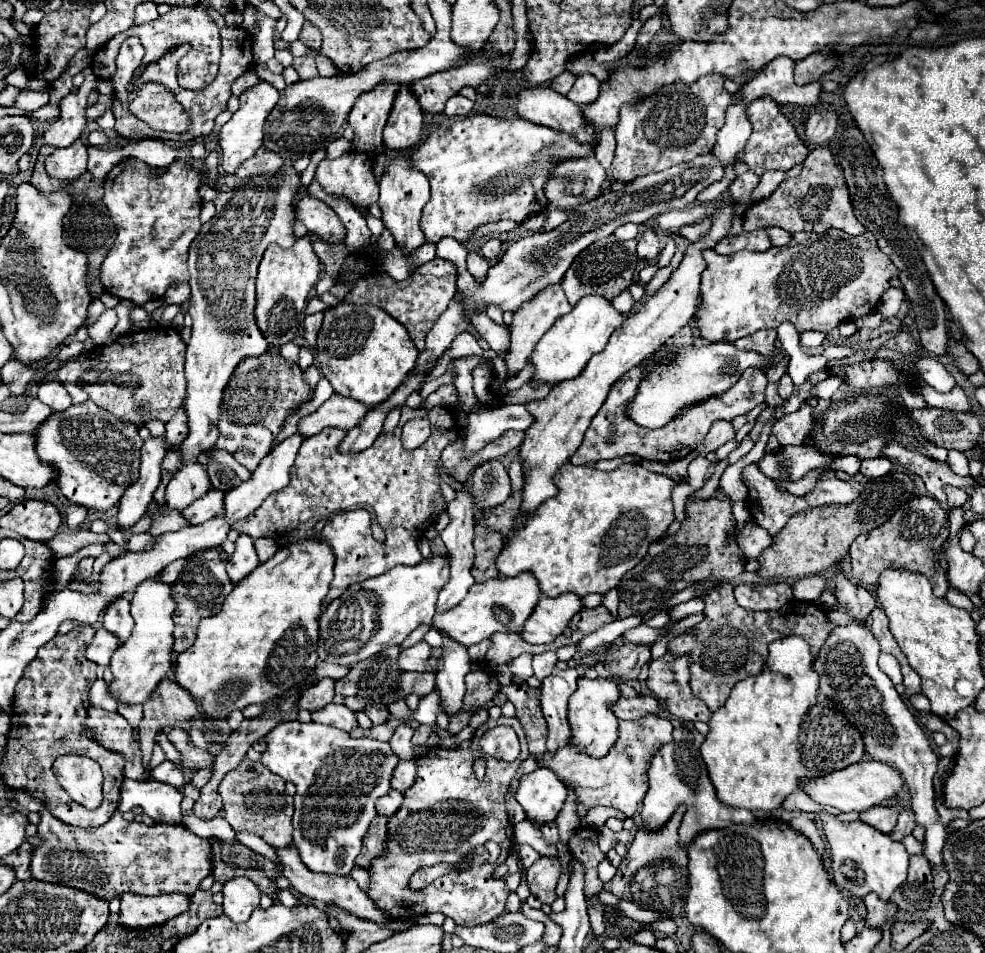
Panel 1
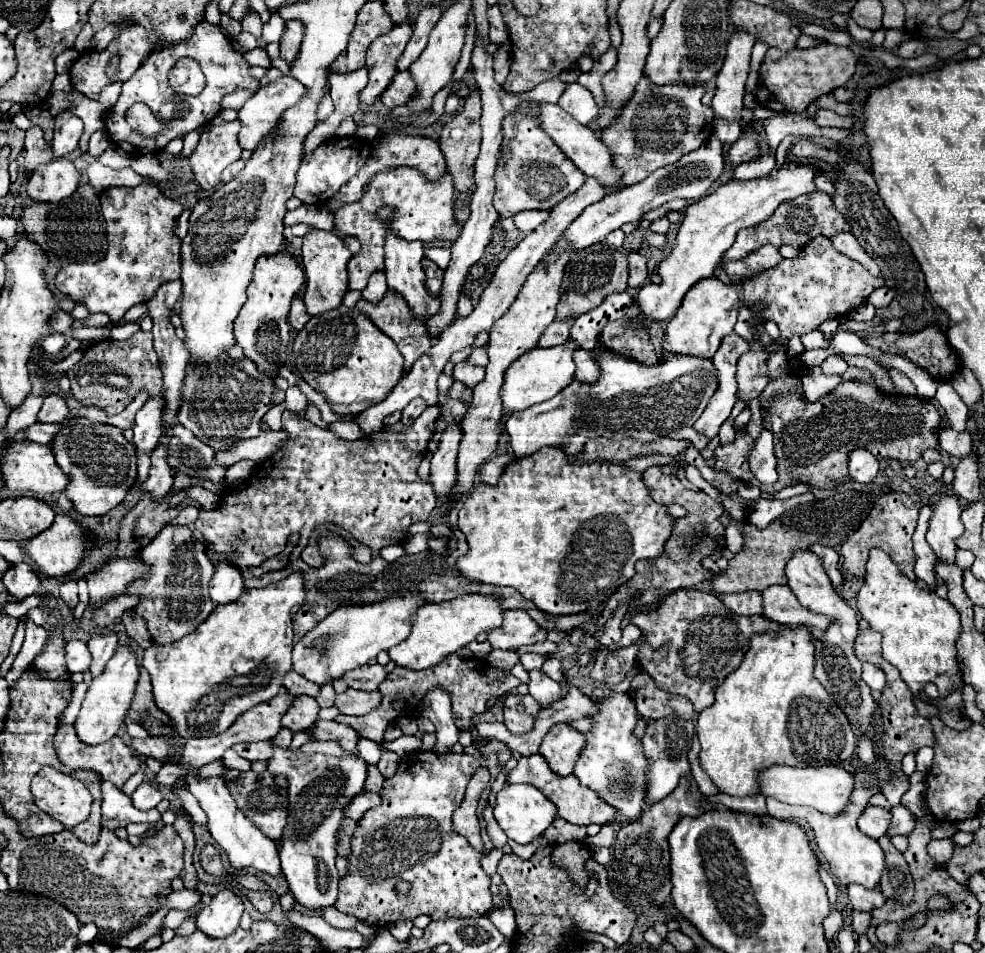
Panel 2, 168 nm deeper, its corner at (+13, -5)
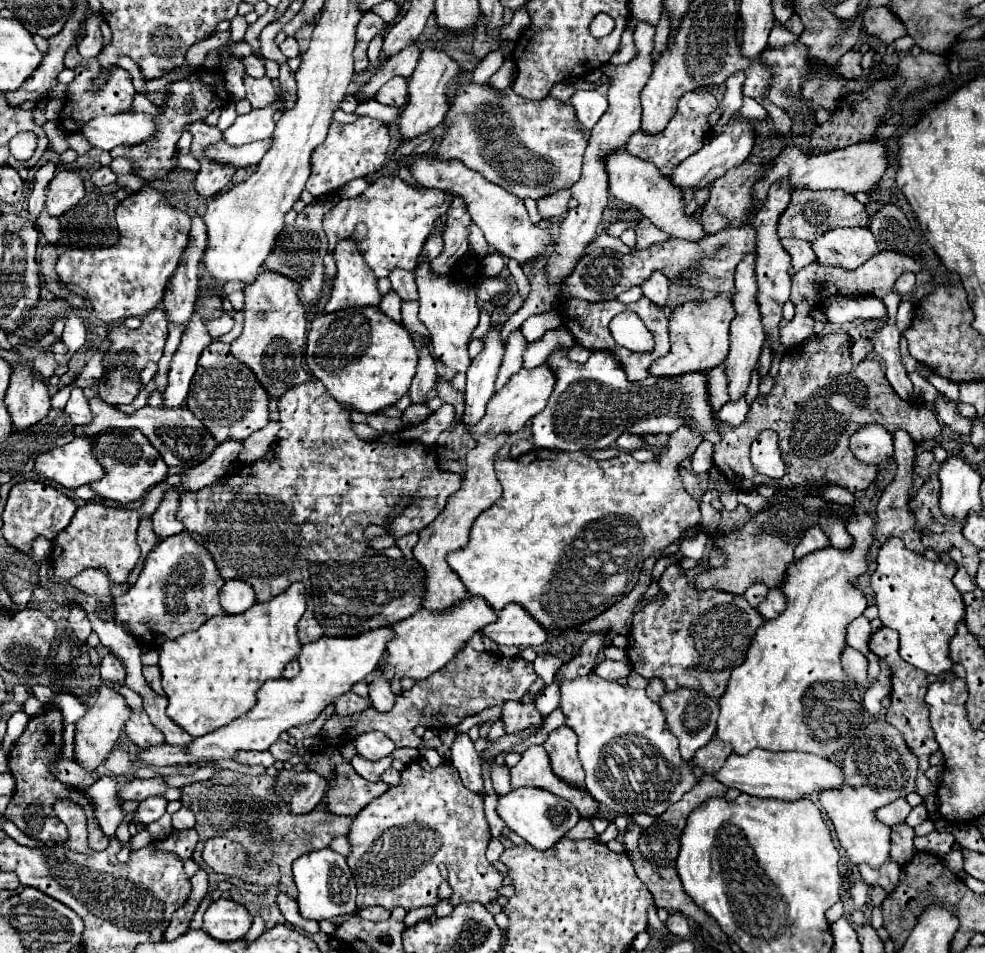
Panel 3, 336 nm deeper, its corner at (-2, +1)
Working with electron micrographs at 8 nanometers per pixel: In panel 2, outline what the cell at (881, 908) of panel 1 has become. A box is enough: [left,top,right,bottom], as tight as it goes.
[848,885,886,911]

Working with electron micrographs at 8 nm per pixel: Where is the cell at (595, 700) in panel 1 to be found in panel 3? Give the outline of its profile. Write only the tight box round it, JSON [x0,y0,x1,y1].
[543,725,585,785]

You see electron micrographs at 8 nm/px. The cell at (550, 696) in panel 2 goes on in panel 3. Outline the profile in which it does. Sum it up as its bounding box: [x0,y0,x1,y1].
[533,651,563,685]

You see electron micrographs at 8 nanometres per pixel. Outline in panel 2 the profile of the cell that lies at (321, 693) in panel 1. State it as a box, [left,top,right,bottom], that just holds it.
[282,695,318,733]

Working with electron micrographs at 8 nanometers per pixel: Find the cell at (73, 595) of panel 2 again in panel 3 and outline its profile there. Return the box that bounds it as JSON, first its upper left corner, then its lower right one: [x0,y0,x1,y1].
[69,607,91,643]

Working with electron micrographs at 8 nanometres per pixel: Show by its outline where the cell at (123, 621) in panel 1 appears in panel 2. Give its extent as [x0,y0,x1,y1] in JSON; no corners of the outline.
[88,633,118,677]

